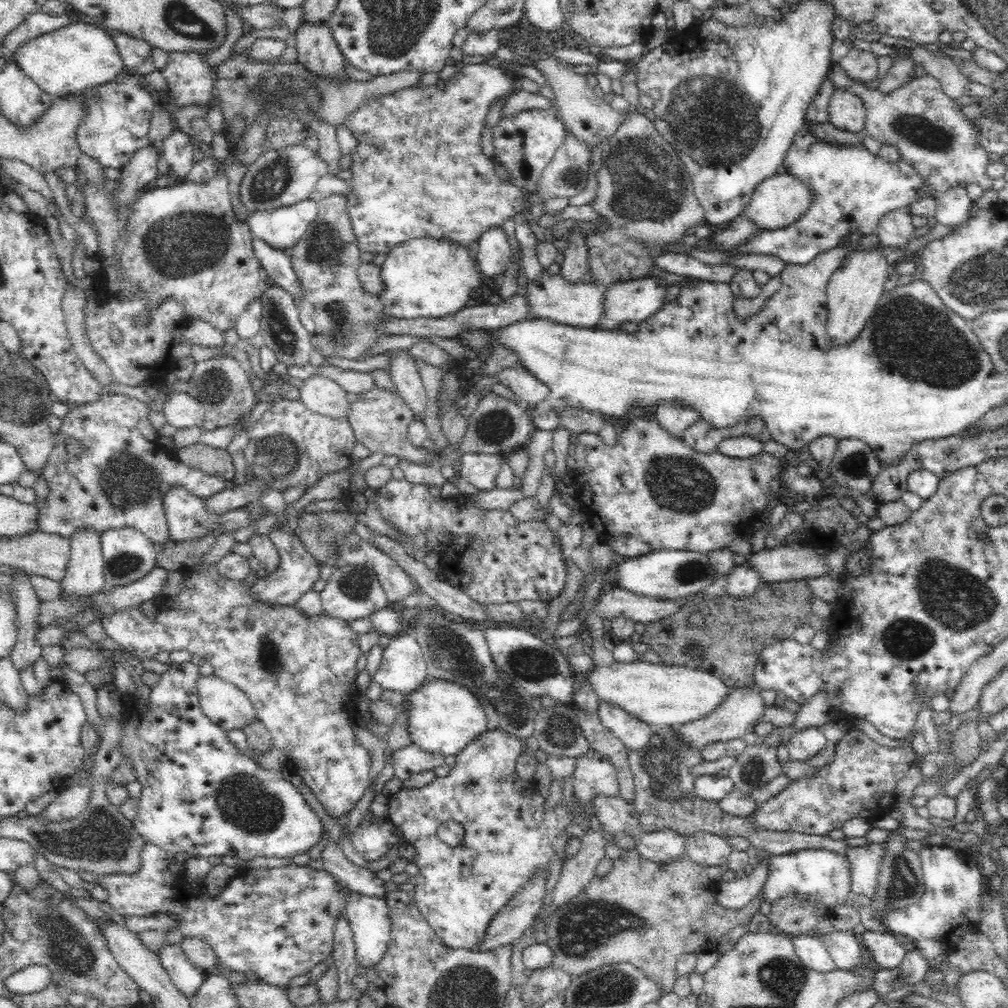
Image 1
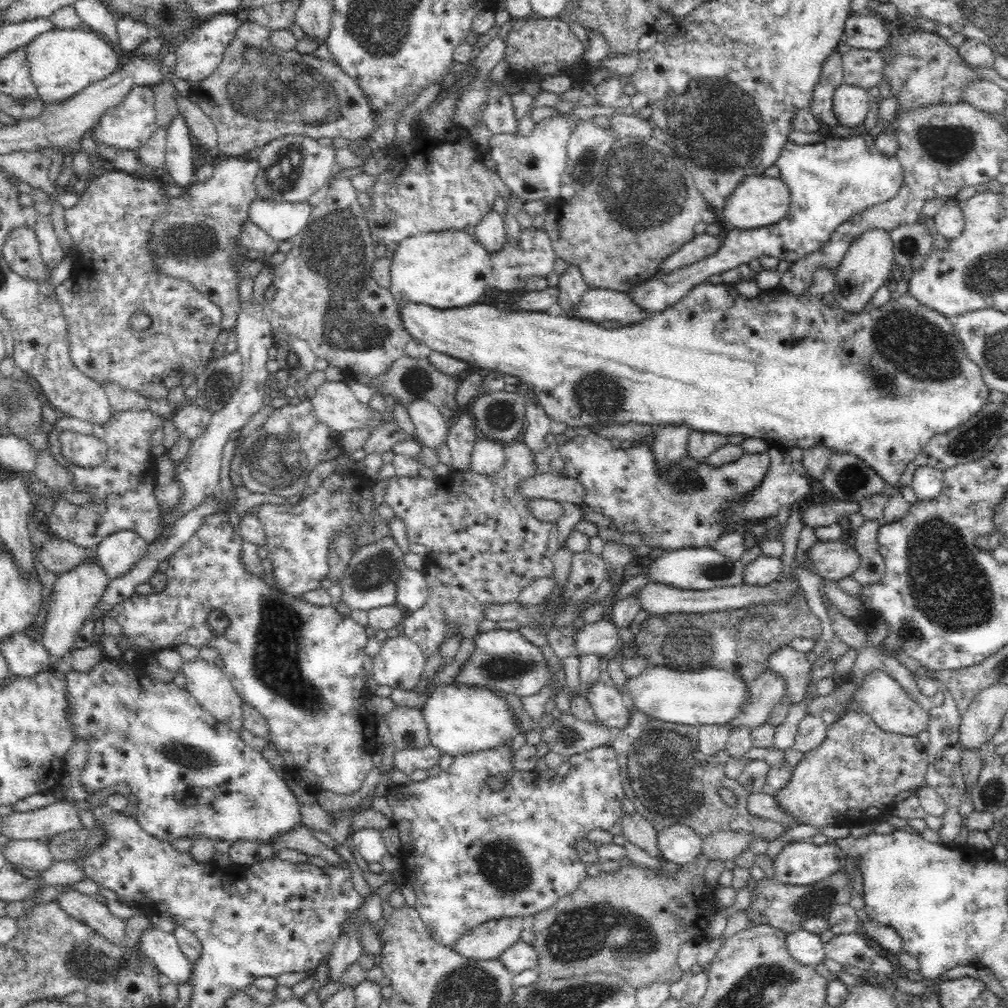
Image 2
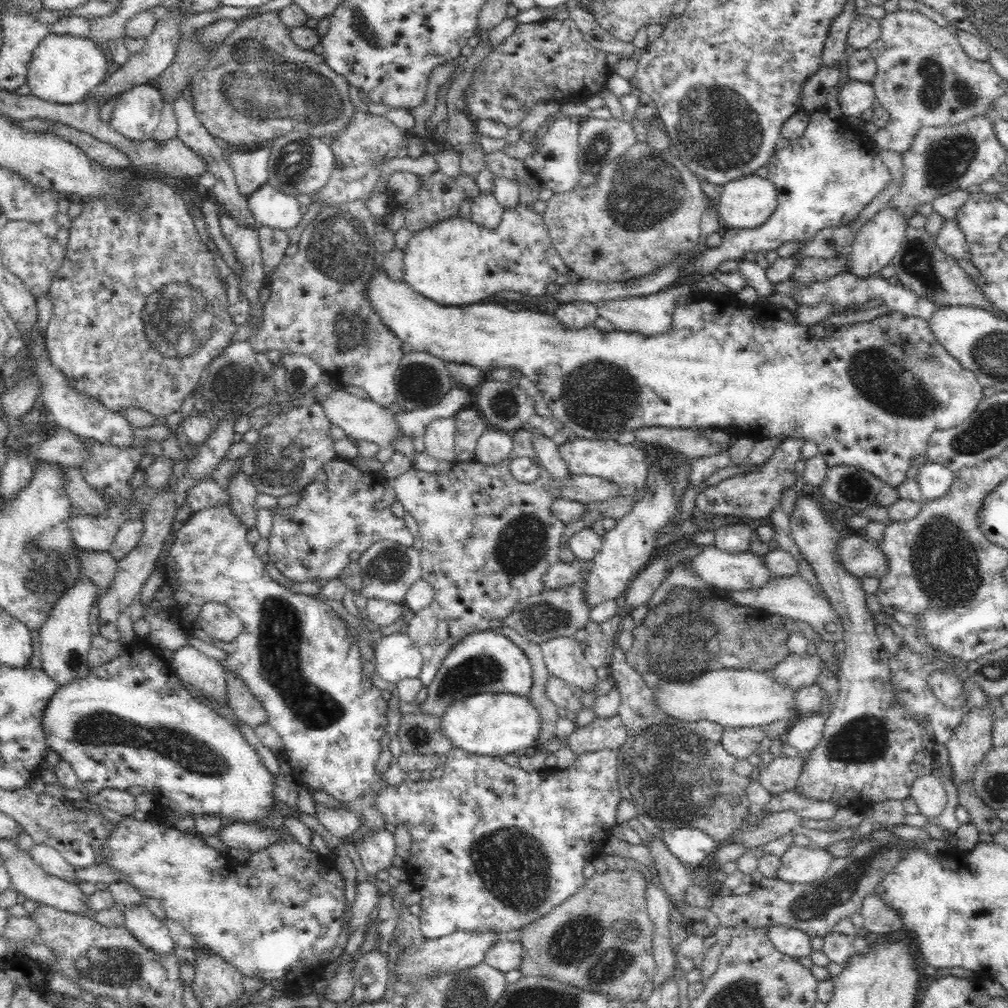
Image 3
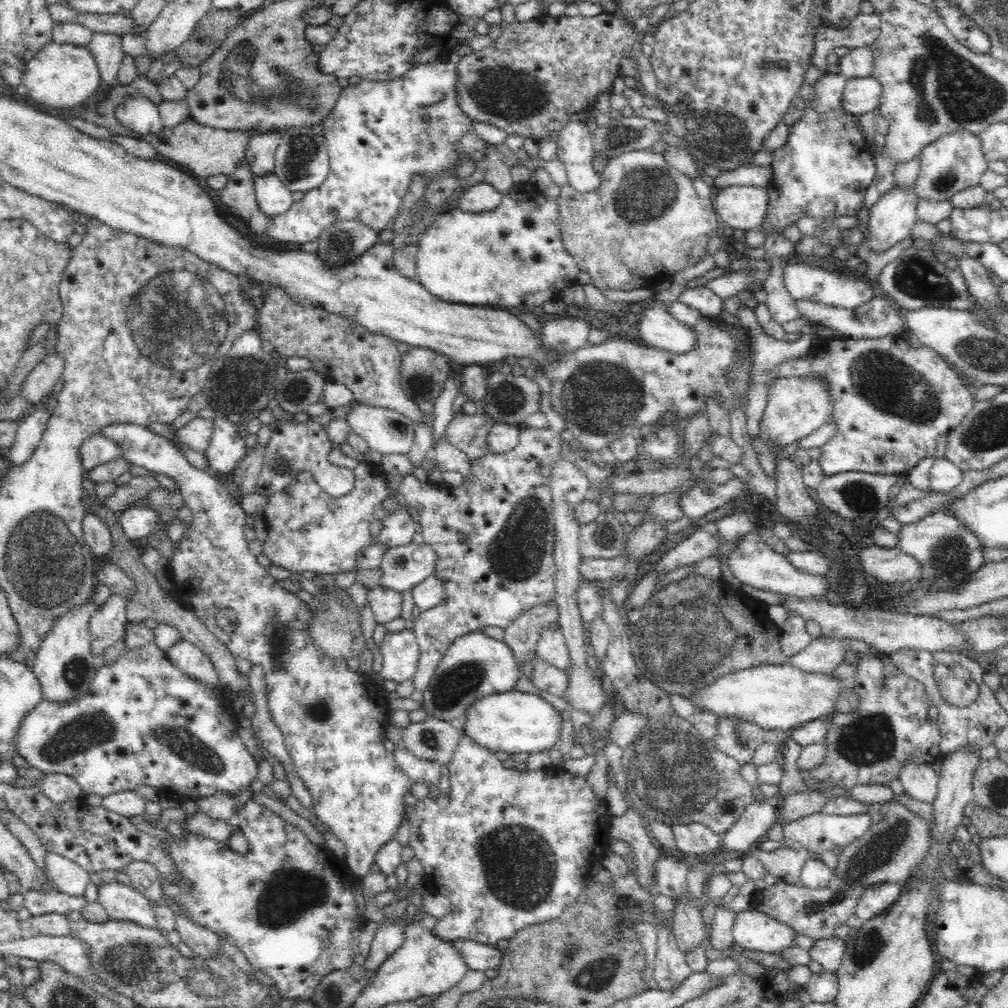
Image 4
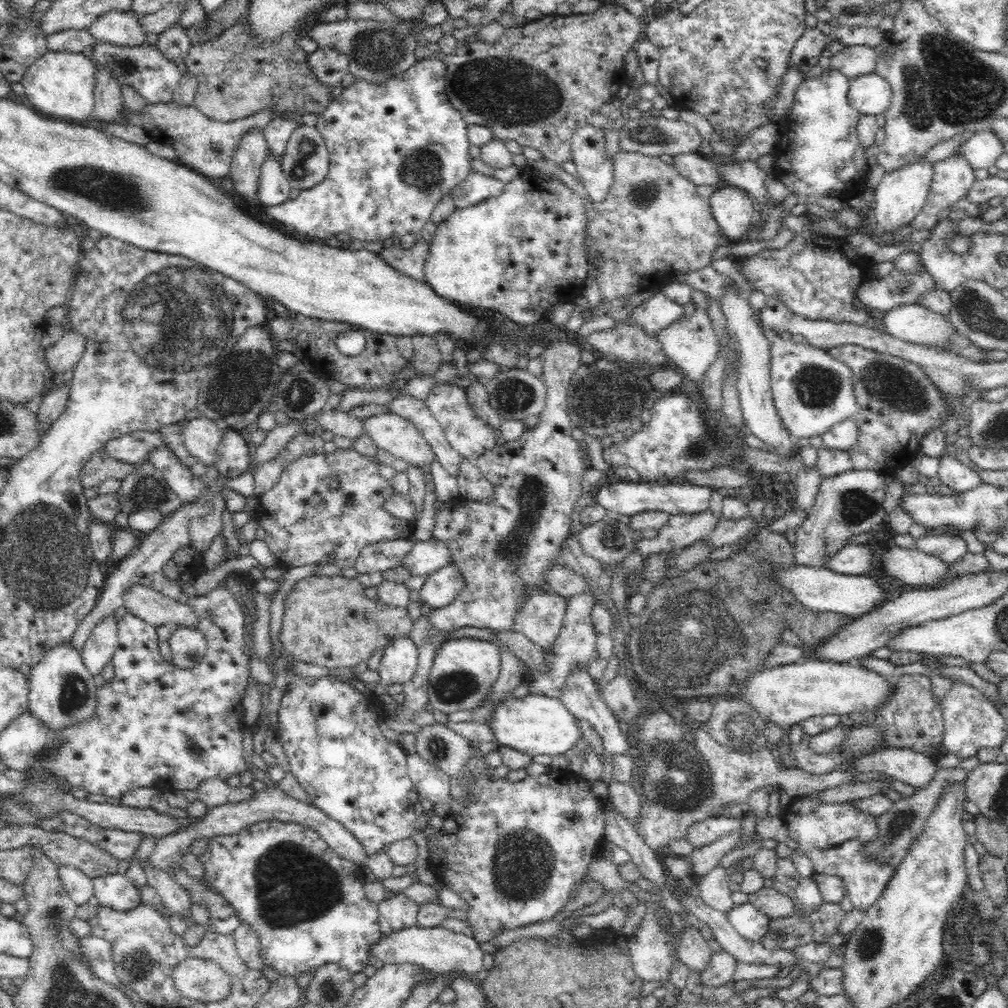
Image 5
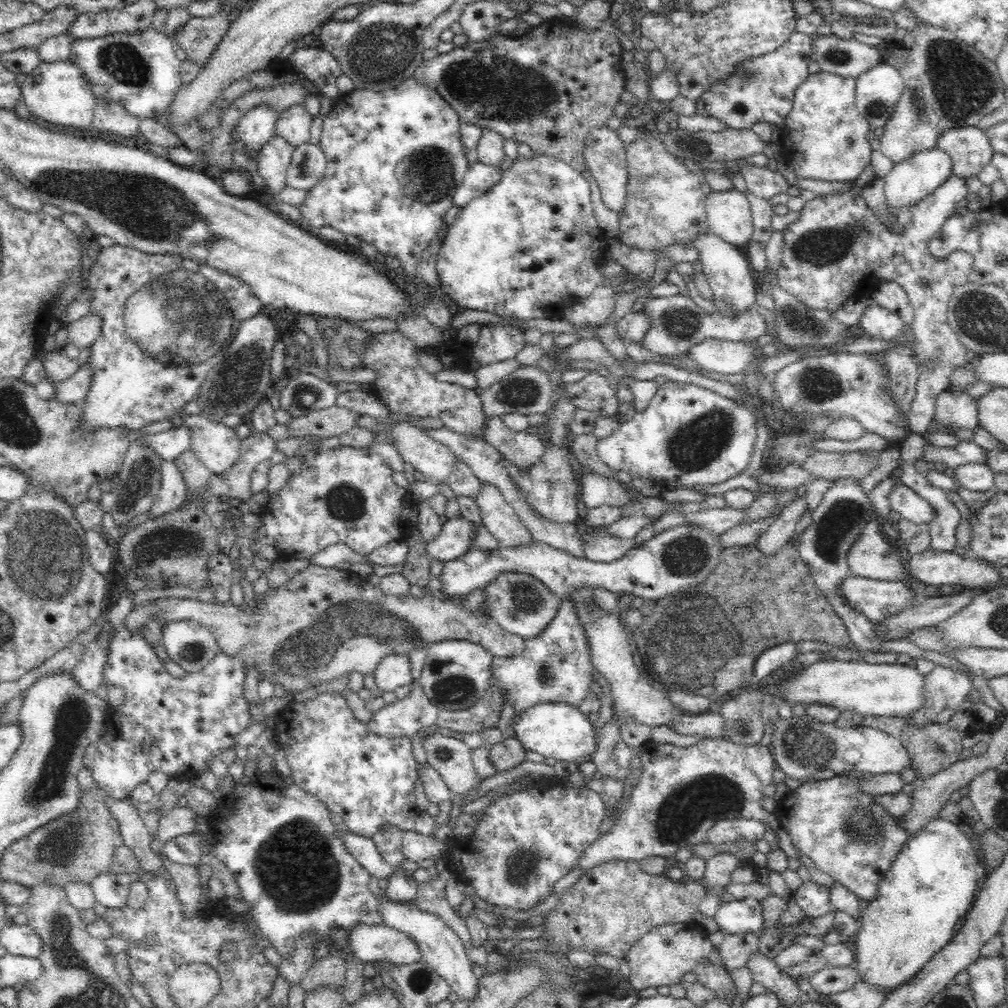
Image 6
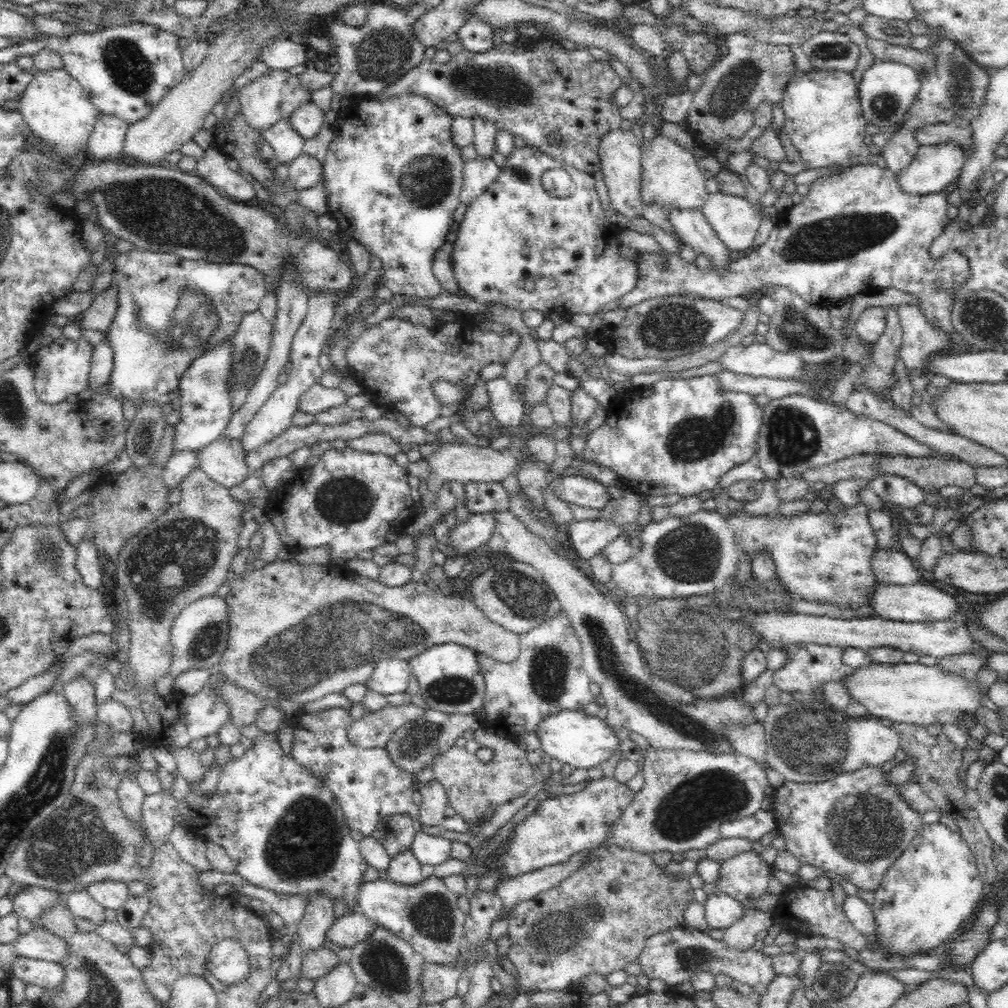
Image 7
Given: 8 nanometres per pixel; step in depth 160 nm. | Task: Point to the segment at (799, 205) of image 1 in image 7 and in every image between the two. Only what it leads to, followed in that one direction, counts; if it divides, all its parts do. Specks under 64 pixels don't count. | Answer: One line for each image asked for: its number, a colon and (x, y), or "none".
2: (758, 201)
3: (746, 203)
4: (744, 208)
5: (732, 209)
6: (729, 216)
7: (736, 221)

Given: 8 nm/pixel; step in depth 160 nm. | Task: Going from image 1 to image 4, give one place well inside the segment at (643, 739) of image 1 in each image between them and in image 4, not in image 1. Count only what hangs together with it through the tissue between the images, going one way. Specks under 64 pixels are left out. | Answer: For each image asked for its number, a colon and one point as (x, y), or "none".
2: (610, 707)
3: (563, 657)
4: (552, 648)

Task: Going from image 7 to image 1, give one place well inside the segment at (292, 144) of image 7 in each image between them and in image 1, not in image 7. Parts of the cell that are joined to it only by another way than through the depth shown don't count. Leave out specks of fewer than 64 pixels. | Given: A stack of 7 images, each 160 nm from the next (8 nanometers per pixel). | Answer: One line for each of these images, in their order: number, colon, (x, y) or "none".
1: (282, 227)
2: (281, 220)
3: (270, 207)
4: (274, 198)
5: (273, 188)
6: (274, 158)

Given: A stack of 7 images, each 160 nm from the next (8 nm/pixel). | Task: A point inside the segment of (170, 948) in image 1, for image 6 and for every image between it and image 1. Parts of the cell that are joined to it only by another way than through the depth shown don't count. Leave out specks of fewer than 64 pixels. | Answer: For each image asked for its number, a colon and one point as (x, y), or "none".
2: (161, 947)
3: (152, 932)
4: (122, 902)
5: (116, 891)
6: (111, 890)

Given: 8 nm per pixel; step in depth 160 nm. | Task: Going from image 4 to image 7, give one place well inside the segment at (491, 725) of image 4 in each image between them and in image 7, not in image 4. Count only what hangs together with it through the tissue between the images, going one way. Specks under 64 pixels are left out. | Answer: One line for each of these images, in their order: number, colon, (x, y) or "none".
5: (535, 725)
6: (557, 731)
7: (574, 738)

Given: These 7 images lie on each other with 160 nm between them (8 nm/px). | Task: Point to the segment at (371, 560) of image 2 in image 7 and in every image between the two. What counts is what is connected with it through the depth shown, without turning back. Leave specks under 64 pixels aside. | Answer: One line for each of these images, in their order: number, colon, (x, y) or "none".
3: (389, 569)
4: (403, 567)
5: (426, 556)
6: (457, 535)
7: (477, 530)

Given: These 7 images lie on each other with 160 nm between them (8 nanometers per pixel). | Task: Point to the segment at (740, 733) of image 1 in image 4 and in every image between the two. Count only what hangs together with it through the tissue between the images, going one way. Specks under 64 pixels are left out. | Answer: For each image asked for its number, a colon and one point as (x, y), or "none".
2: (768, 690)
3: (799, 671)
4: (824, 655)

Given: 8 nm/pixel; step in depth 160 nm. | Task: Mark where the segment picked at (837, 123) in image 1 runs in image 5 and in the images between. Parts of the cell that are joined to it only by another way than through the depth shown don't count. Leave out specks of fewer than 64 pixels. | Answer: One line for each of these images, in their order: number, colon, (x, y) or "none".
2: (850, 103)
3: (855, 97)
4: (861, 95)
5: (871, 94)

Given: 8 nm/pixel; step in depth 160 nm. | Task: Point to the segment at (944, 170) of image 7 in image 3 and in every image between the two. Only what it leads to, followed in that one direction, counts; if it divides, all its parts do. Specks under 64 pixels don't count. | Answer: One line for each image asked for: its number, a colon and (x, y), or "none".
3: (876, 243)
4: (892, 219)
5: (902, 193)
6: (909, 182)

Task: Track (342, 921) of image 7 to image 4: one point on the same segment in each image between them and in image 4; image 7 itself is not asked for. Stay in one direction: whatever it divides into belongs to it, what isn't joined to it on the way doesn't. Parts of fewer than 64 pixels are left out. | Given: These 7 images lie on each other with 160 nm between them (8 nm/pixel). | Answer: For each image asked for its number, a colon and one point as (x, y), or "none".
4: (477, 956)
5: (438, 949)
6: (368, 942)

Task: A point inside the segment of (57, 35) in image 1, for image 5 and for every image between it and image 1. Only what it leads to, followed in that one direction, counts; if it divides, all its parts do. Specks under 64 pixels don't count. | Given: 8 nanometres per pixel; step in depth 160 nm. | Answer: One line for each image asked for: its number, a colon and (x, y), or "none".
2: (63, 62)
3: (63, 69)
4: (62, 76)
5: (61, 85)

